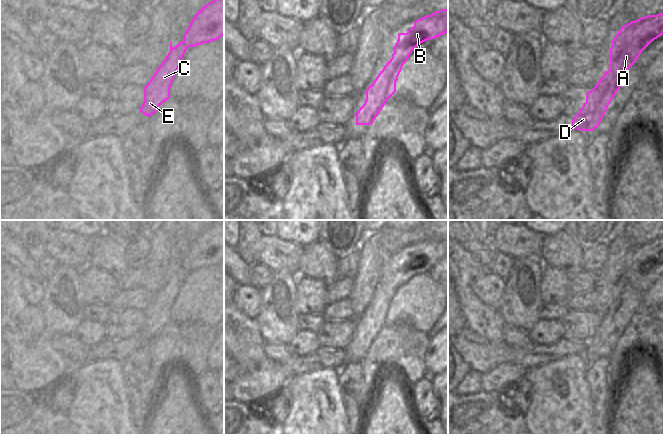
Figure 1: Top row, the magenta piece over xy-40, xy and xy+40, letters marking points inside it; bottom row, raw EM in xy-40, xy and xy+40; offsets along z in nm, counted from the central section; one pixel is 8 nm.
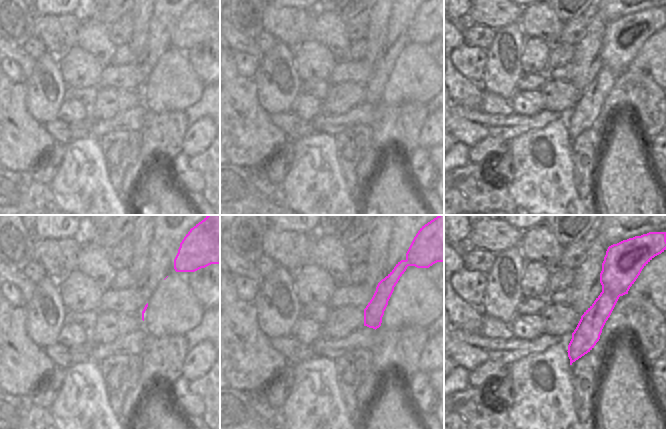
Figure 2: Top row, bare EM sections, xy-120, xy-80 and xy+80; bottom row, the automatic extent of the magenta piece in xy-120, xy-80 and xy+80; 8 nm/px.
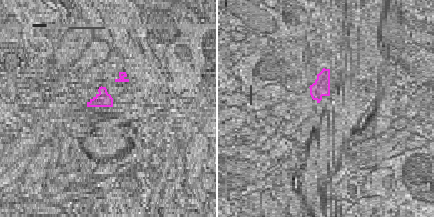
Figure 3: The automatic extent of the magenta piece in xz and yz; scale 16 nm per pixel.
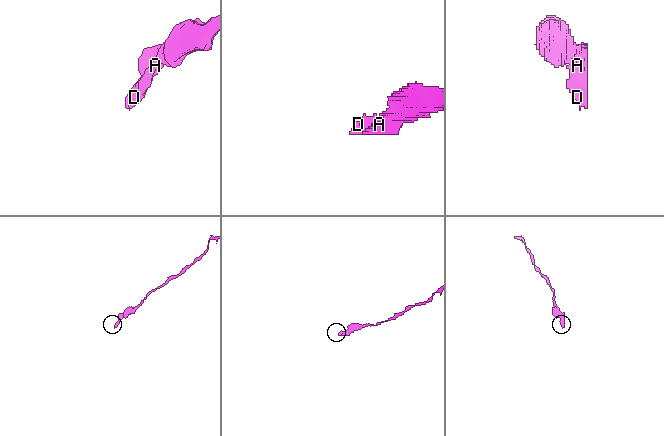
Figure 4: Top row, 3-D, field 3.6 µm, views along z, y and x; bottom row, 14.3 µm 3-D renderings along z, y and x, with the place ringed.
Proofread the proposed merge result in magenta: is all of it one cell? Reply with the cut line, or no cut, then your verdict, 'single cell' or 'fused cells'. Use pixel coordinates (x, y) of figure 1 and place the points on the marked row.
no cut | single cell

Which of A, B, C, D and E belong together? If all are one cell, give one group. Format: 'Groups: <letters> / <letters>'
Groups: A B C D E

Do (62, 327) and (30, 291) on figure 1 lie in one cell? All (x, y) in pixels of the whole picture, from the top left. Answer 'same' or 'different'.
different

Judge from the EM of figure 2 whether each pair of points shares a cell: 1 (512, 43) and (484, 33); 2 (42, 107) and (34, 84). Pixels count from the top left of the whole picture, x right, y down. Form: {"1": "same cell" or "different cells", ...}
{"1": "different cells", "2": "same cell"}

